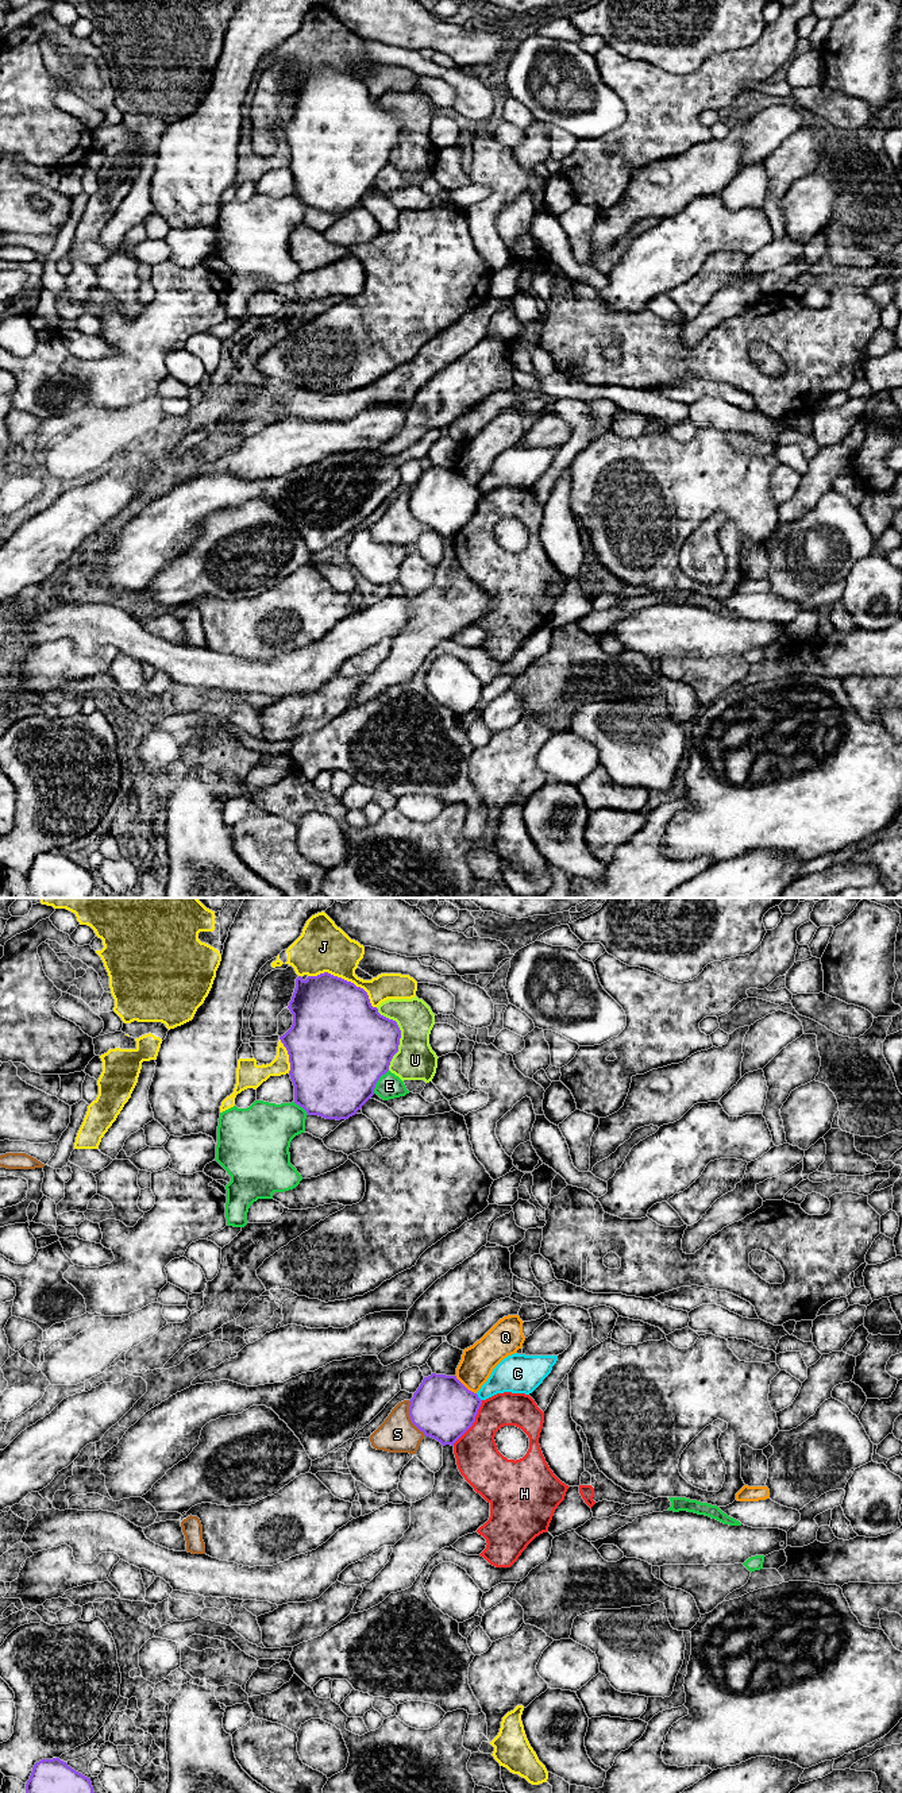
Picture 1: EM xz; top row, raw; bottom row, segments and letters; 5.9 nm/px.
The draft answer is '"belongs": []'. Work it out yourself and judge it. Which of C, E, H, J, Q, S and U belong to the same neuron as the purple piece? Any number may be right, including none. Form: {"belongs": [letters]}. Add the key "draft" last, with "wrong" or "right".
{"belongs": [], "draft": "right"}

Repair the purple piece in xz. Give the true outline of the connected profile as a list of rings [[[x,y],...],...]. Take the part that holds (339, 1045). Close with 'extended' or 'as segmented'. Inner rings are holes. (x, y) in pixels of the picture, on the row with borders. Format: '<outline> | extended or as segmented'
[[[328,972],[308,976],[305,980],[298,976],[288,1009],[293,1014],[293,1025],[280,1040],[289,1054],[294,1103],[308,1115],[336,1121],[348,1119],[374,1095],[377,1081],[389,1071],[401,1038],[397,1022],[381,1015],[378,1009],[371,1006],[363,988]]] | as segmented

